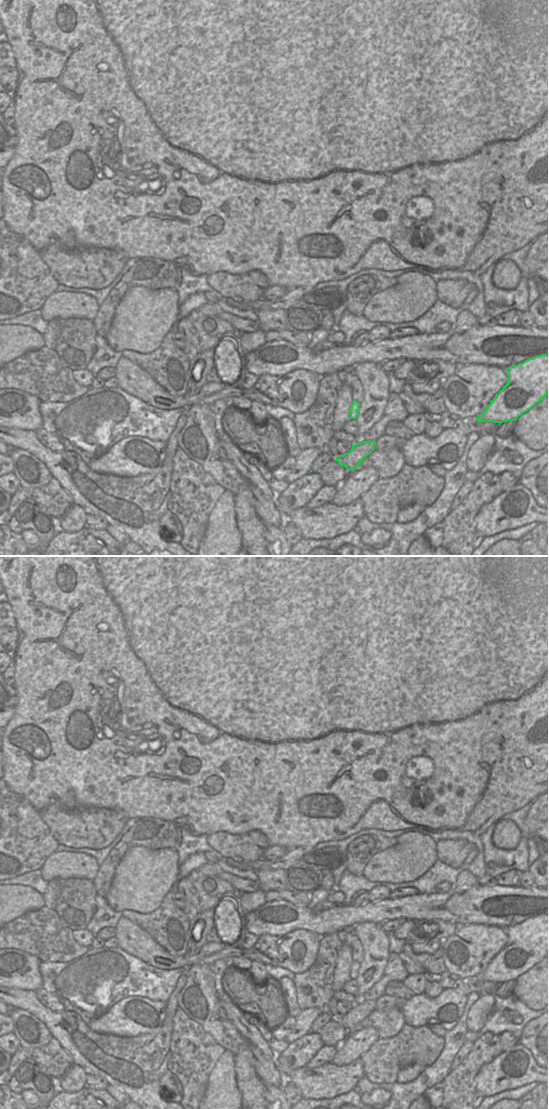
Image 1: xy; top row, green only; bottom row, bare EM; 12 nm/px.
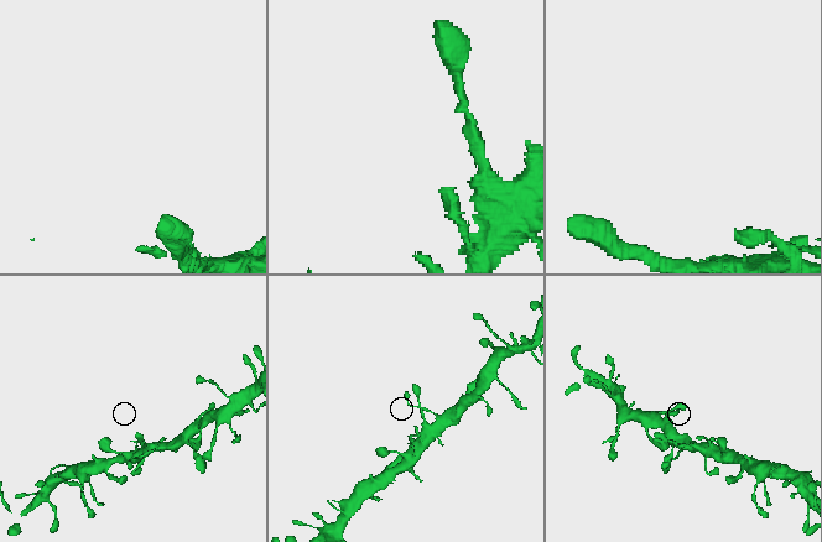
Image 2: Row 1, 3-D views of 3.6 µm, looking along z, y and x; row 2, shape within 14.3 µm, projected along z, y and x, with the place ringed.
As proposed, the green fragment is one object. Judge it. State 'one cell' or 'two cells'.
one cell

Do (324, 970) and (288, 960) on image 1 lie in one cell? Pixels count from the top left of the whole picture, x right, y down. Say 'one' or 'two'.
two

